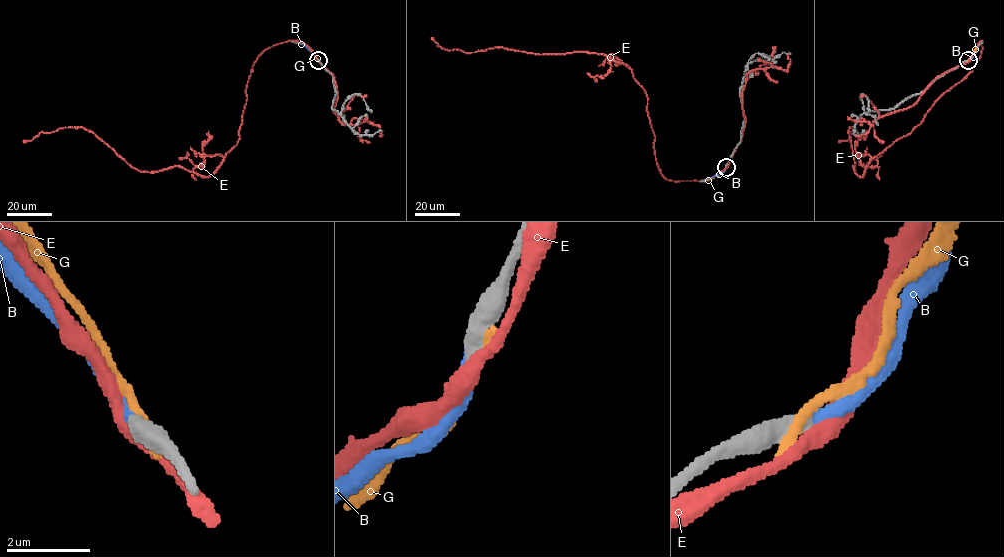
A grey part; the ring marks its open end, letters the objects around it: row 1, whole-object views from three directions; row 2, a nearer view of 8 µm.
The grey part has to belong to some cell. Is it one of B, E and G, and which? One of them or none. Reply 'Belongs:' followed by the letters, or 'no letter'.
Belongs: B

